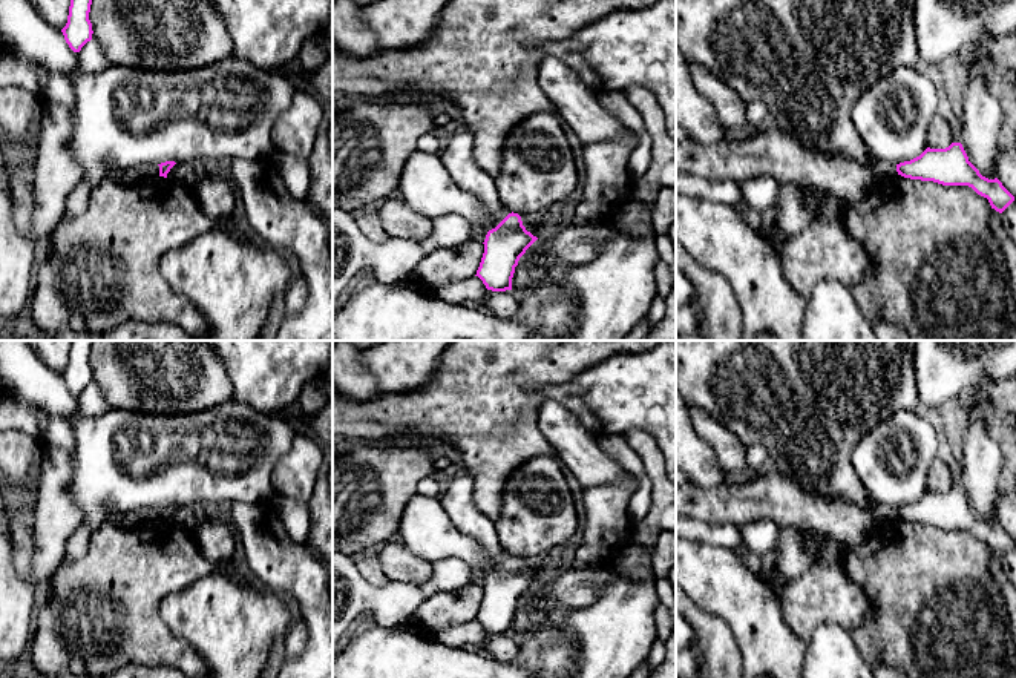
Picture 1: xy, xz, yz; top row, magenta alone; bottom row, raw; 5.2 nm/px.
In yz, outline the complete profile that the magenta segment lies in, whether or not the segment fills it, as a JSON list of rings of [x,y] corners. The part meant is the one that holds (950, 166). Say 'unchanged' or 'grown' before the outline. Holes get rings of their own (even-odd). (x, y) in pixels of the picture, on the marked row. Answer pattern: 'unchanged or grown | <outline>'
unchanged | [[[961,143],[946,149],[927,147],[919,156],[896,164],[898,175],[910,179],[933,181],[942,186],[968,186],[1002,213],[1014,196],[995,178],[988,179],[968,161]]]

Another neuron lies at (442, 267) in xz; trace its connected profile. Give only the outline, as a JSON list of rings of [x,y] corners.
[[[470,239],[457,248],[434,250],[409,273],[408,279],[438,288],[475,276],[484,253],[481,241]]]

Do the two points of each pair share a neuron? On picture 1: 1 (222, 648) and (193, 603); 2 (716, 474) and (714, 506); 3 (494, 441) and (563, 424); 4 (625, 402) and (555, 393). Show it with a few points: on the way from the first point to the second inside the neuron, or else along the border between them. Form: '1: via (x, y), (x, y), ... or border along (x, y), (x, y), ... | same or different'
1: via (222, 637), (222, 632), (204, 614) | same
2: border along (725, 482), (711, 488), (691, 485) | different
3: border along (544, 399), (538, 408), (538, 430), (557, 456) | different
4: via (609, 396), (572, 394) | same

